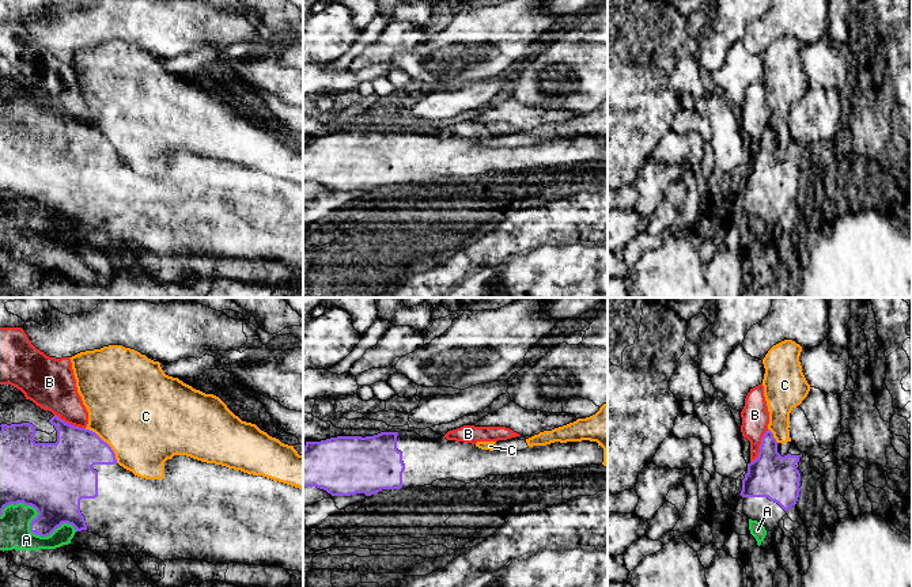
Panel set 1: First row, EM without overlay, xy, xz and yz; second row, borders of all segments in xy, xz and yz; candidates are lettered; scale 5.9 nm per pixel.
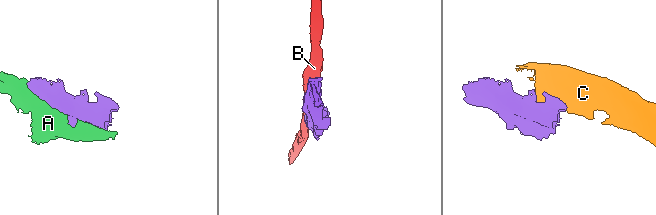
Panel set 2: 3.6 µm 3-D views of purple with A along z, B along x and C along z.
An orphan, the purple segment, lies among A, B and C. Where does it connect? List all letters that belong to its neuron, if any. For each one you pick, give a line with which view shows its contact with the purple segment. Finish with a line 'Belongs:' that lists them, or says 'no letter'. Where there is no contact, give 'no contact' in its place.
Belongs: no letter

